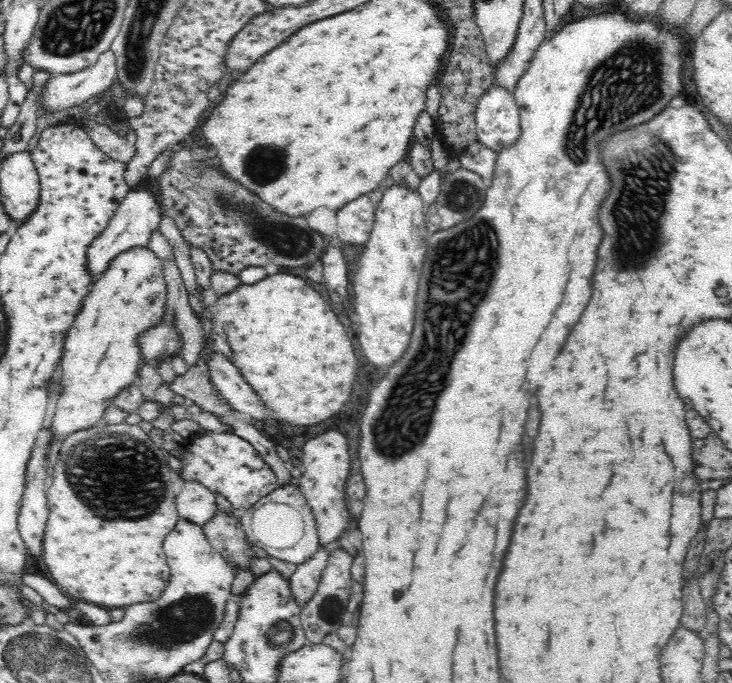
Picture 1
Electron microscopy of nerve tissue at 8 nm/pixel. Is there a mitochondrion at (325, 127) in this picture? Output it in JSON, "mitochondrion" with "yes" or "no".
{"mitochondrion":"no"}

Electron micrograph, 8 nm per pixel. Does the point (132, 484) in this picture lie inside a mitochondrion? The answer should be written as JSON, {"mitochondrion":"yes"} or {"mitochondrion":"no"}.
{"mitochondrion":"yes"}

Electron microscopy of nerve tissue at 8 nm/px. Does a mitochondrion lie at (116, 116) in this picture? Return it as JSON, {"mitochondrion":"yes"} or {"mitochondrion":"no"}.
{"mitochondrion":"no"}

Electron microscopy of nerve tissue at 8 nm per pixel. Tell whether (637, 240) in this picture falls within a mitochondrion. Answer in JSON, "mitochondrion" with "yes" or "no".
{"mitochondrion":"yes"}

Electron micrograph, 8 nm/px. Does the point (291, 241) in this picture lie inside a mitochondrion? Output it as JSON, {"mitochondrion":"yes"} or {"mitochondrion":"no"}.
{"mitochondrion":"yes"}

